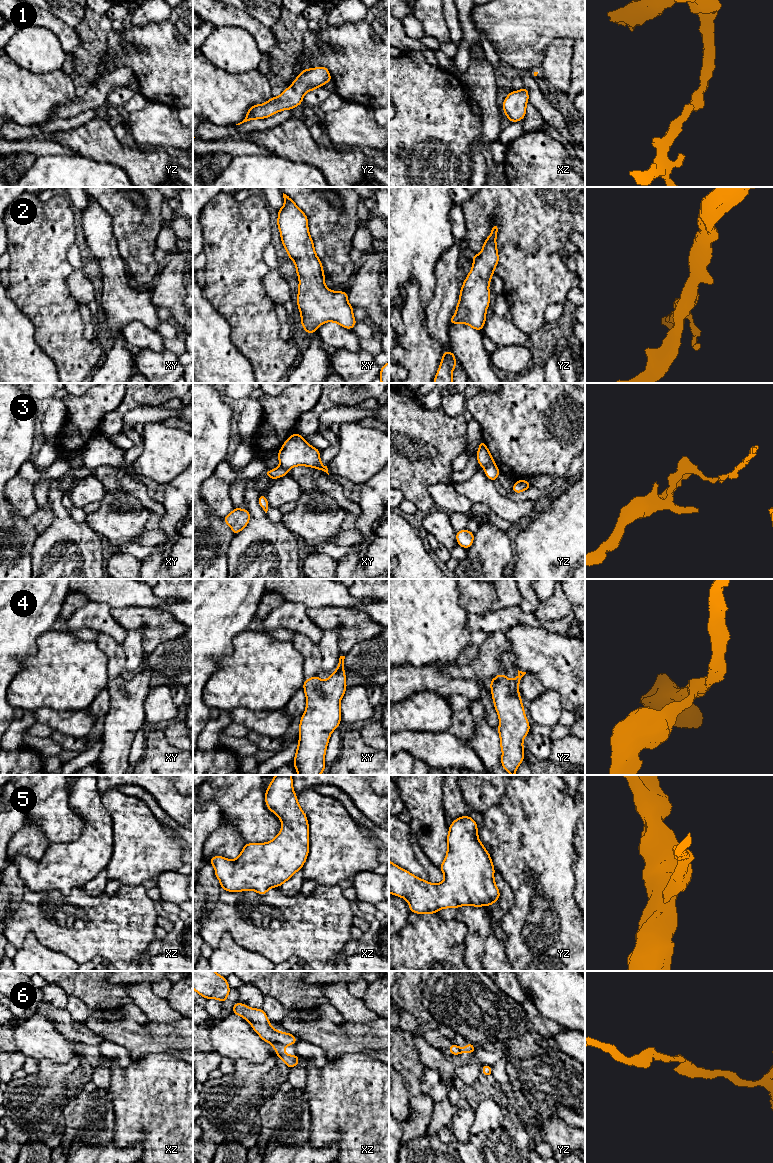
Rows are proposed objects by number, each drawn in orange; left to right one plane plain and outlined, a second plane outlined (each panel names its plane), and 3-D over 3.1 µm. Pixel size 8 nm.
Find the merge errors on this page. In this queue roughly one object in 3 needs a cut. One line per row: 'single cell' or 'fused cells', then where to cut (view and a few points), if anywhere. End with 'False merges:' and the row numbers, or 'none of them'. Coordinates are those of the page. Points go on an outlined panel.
1: single cell; no cut
2: single cell; no cut
3: fused cells; cut in yz along (494, 462), (484, 468)
4: single cell; no cut
5: single cell; no cut
6: fused cells; cut in xz along (274, 1043), (280, 1043), (283, 1046)
False merges: 3, 6

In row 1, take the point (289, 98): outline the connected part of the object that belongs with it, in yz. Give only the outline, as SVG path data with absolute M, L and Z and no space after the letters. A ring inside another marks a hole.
M325 66L311 69L303 68L300 75L294 79L292 85L284 89L279 97L271 97L264 104L250 107L245 119L236 125L250 120L265 119L285 109L292 110L303 102L303 96L307 92L322 87L327 82L332 82L332 78Z

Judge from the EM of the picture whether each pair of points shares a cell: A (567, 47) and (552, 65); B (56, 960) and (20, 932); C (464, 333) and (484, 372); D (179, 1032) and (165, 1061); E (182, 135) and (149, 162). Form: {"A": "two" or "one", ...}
{"A": "one", "B": "two", "C": "one", "D": "two", "E": "two"}

